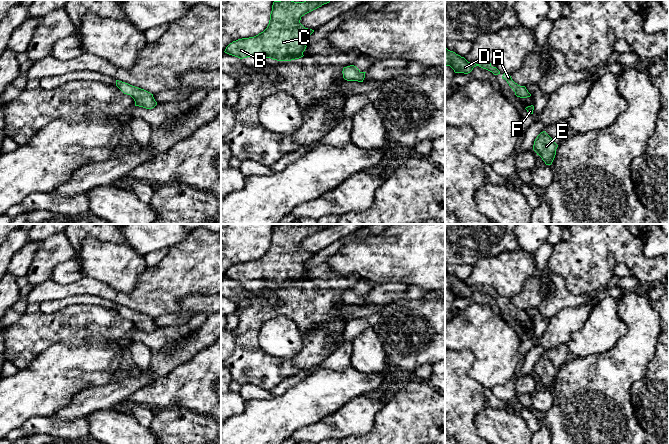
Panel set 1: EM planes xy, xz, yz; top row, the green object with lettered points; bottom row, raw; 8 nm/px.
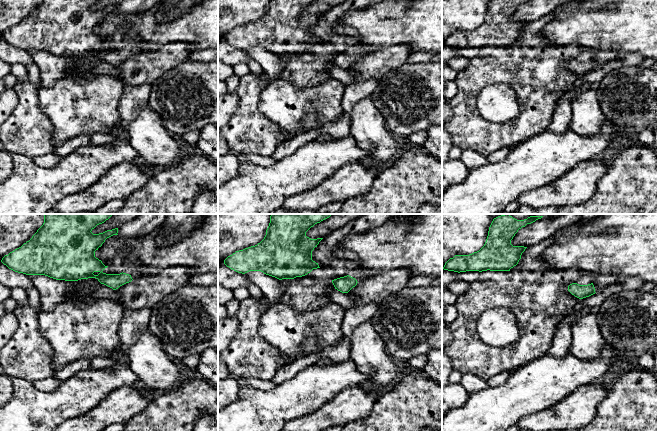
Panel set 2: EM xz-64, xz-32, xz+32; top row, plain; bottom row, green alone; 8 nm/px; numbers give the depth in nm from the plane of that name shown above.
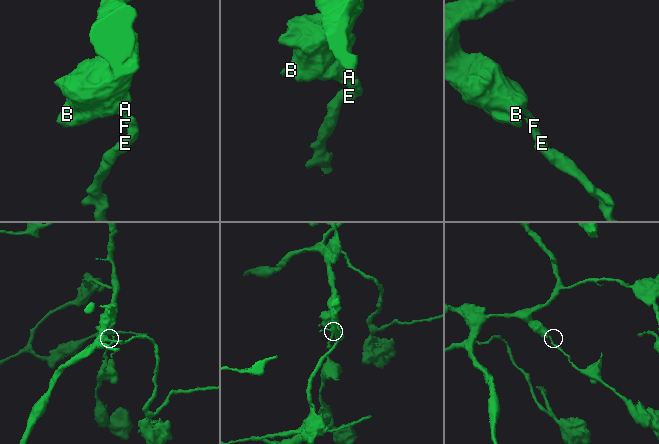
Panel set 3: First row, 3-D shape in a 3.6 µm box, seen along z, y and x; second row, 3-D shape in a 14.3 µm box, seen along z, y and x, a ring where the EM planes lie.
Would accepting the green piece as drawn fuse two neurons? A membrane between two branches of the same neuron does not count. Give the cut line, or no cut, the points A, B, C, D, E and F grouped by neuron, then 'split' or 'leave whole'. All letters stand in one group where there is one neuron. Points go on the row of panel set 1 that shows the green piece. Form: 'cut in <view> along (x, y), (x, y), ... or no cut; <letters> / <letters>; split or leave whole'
no cut; A B C D E F; leave whole

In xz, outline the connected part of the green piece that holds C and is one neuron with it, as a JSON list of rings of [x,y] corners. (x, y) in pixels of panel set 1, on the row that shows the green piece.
[[[274,1],[267,28],[254,37],[233,41],[224,52],[240,59],[256,56],[277,61],[299,59],[304,56],[306,39],[314,32],[300,23],[301,17],[330,1]]]

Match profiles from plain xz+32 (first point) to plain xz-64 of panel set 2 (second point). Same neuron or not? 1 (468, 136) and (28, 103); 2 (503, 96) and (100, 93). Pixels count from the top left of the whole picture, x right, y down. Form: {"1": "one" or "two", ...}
{"1": "one", "2": "one"}

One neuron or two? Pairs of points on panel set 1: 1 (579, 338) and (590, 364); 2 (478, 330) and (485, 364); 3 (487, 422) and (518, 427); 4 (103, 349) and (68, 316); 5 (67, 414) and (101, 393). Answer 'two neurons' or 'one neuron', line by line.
1: two neurons
2: one neuron
3: one neuron
4: two neurons
5: one neuron

